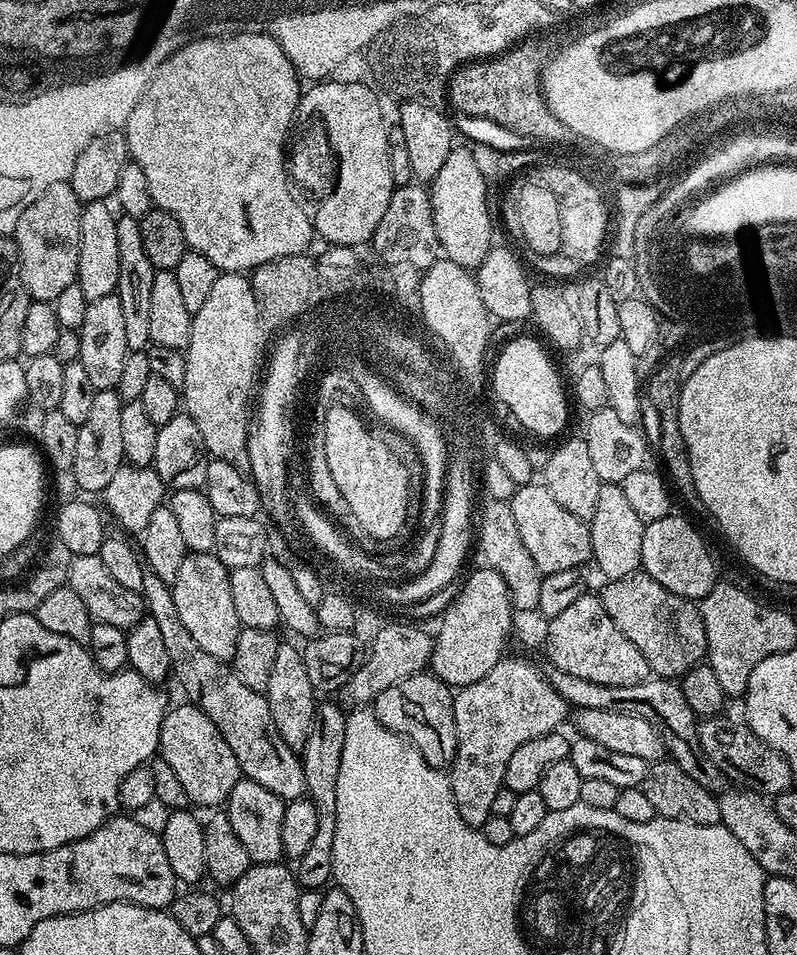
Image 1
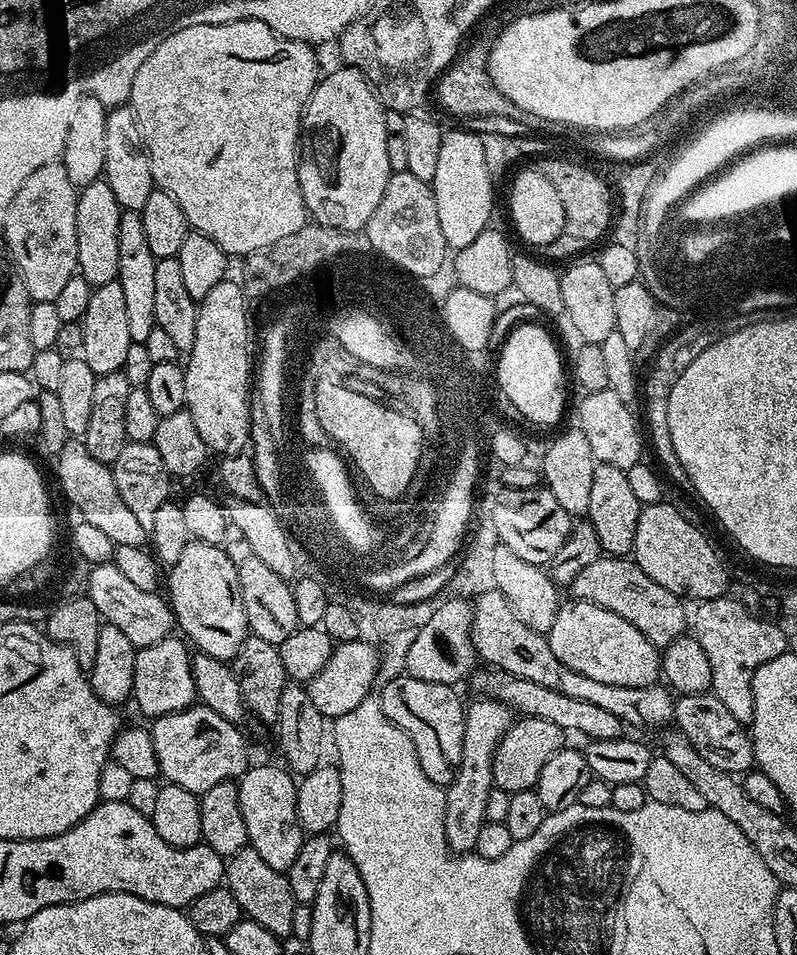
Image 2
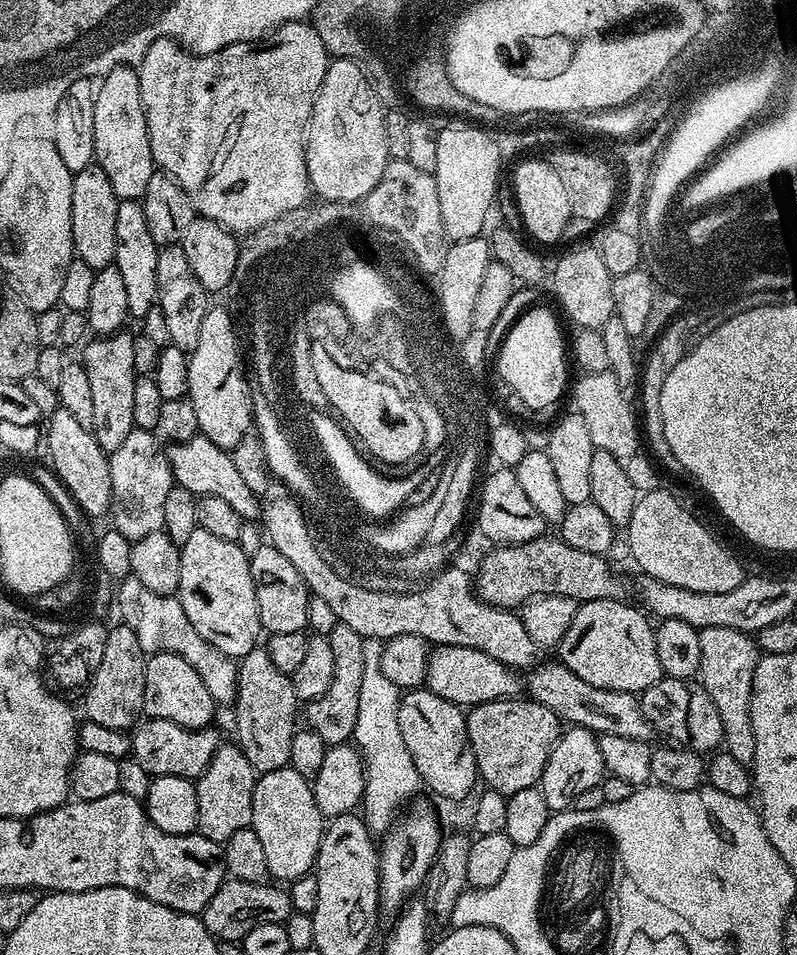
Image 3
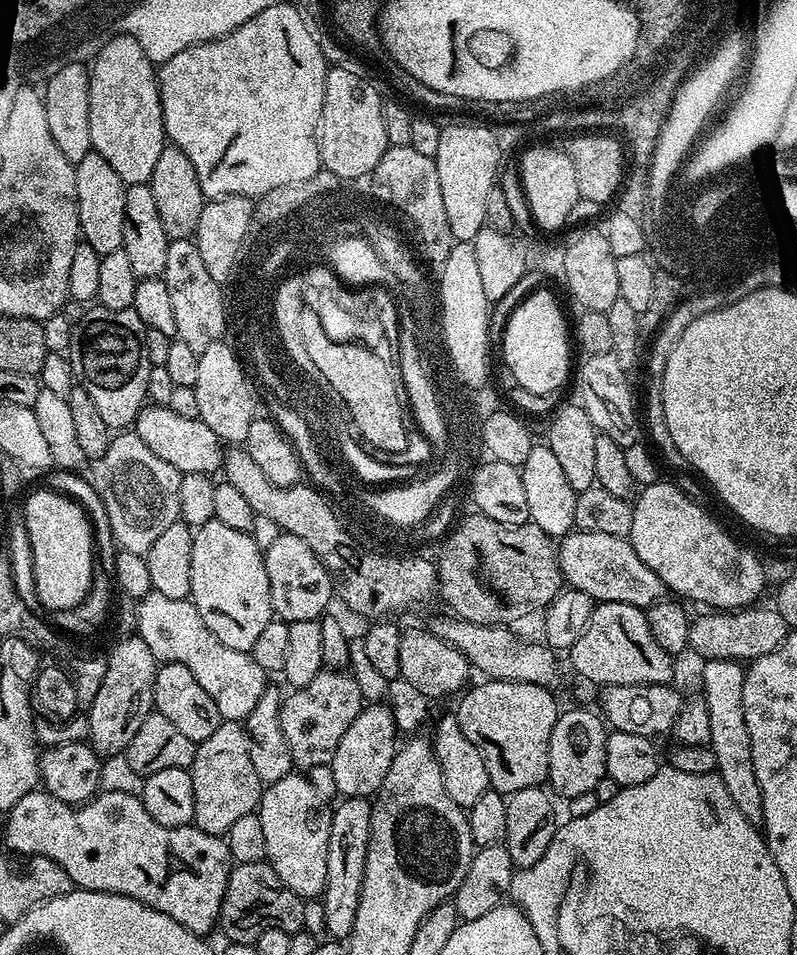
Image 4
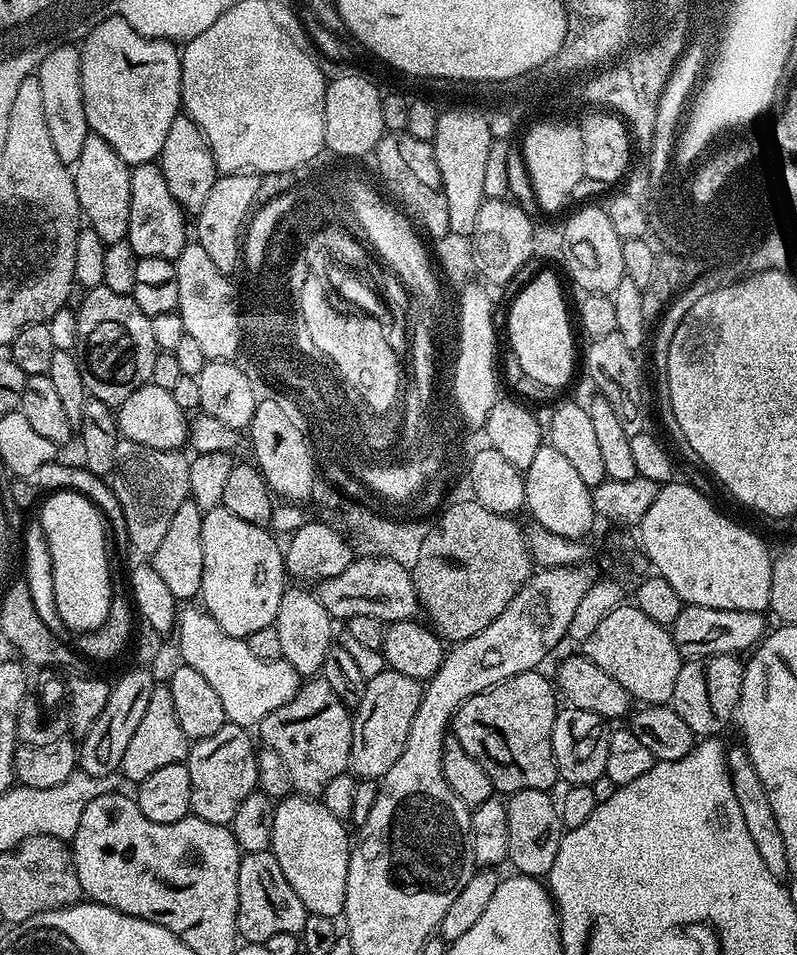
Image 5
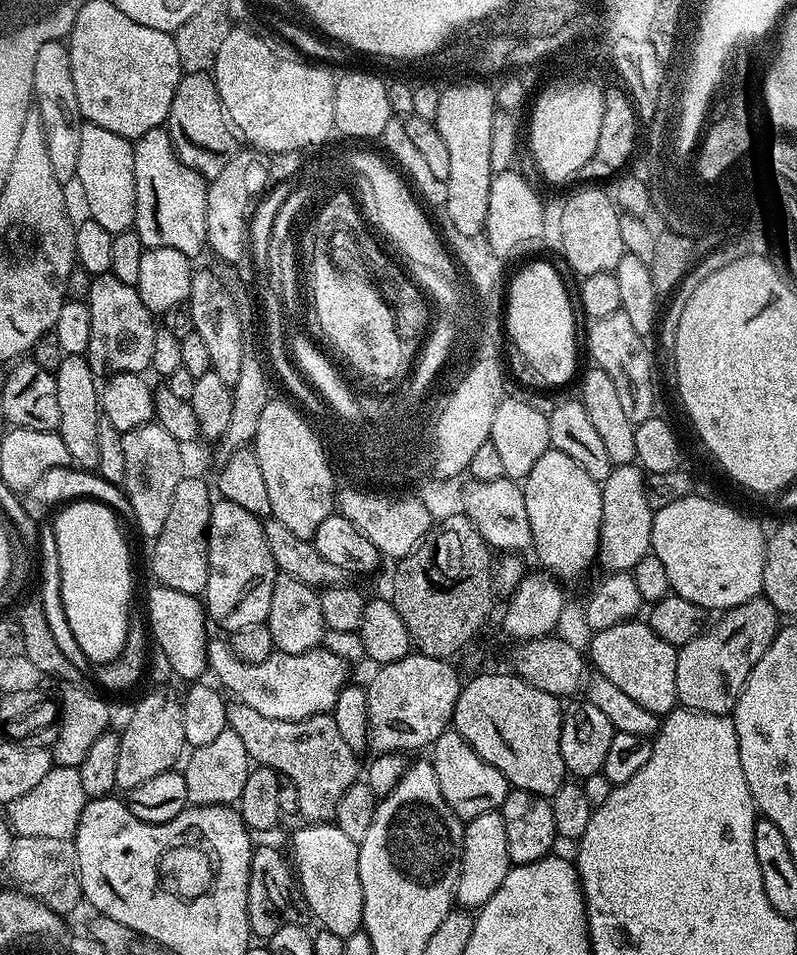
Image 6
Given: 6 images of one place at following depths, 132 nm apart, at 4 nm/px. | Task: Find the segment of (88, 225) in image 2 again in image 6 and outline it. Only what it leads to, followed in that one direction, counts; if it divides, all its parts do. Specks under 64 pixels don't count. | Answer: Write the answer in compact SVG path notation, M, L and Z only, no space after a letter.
M87 122L82 126L82 143L78 149L78 170L75 183L80 184L87 215L98 226L113 234L127 232L136 222L136 191L134 190L133 141L113 134L102 126Z

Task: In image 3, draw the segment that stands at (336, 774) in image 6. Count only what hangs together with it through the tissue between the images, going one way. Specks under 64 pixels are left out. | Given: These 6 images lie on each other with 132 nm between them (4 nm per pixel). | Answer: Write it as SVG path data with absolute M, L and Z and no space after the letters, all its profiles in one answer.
M339 622L326 639L330 642L330 650L334 650L334 678L330 678L326 694L307 701L302 716L303 719L304 716L308 719L305 720L307 727L314 734L318 734L318 738L322 738L325 744L331 746L351 741L354 722L358 722L358 694L362 690L362 670L366 666L362 658L365 639L350 630L350 626Z

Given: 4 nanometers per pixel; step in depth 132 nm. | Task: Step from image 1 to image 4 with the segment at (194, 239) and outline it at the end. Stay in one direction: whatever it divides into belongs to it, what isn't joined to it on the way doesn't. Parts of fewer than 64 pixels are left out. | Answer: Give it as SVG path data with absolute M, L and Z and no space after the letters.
M277 2L274 6L266 6L254 18L242 22L230 34L219 36L217 40L207 40L205 44L195 44L159 65L156 74L156 85L160 87L160 106L164 119L164 135L170 141L171 147L182 150L186 158L190 158L190 166L198 178L198 186L202 186L202 194L208 200L218 200L222 196L246 196L259 198L266 194L266 190L274 190L276 186L294 186L303 180L308 180L317 171L321 171L320 151L316 145L316 127L320 125L322 114L322 98L324 97L324 83L330 65L324 59L318 42L310 34L308 24L296 8L295 3Z

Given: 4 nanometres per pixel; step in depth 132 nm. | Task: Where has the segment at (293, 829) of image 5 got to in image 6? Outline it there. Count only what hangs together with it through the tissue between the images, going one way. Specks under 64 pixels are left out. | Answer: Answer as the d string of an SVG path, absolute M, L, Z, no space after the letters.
M335 822L327 824L303 825L292 836L294 871L300 881L300 892L308 907L311 919L317 920L320 928L330 930L330 934L346 937L361 931L362 918L362 882L358 878L357 840L342 834Z

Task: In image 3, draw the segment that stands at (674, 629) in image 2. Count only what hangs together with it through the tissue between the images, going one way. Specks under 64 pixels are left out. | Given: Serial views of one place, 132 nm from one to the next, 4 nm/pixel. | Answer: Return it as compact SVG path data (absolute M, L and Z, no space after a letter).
M545 534L530 542L493 547L491 549L493 552L481 562L476 576L474 572L476 595L488 604L513 610L519 609L537 596L565 596L574 598L577 602L583 602L585 600L618 600L625 595L623 582L612 573L612 568L607 564L604 556L590 554L586 550L574 550L574 546L570 546L564 540L559 538L551 540L550 536Z

